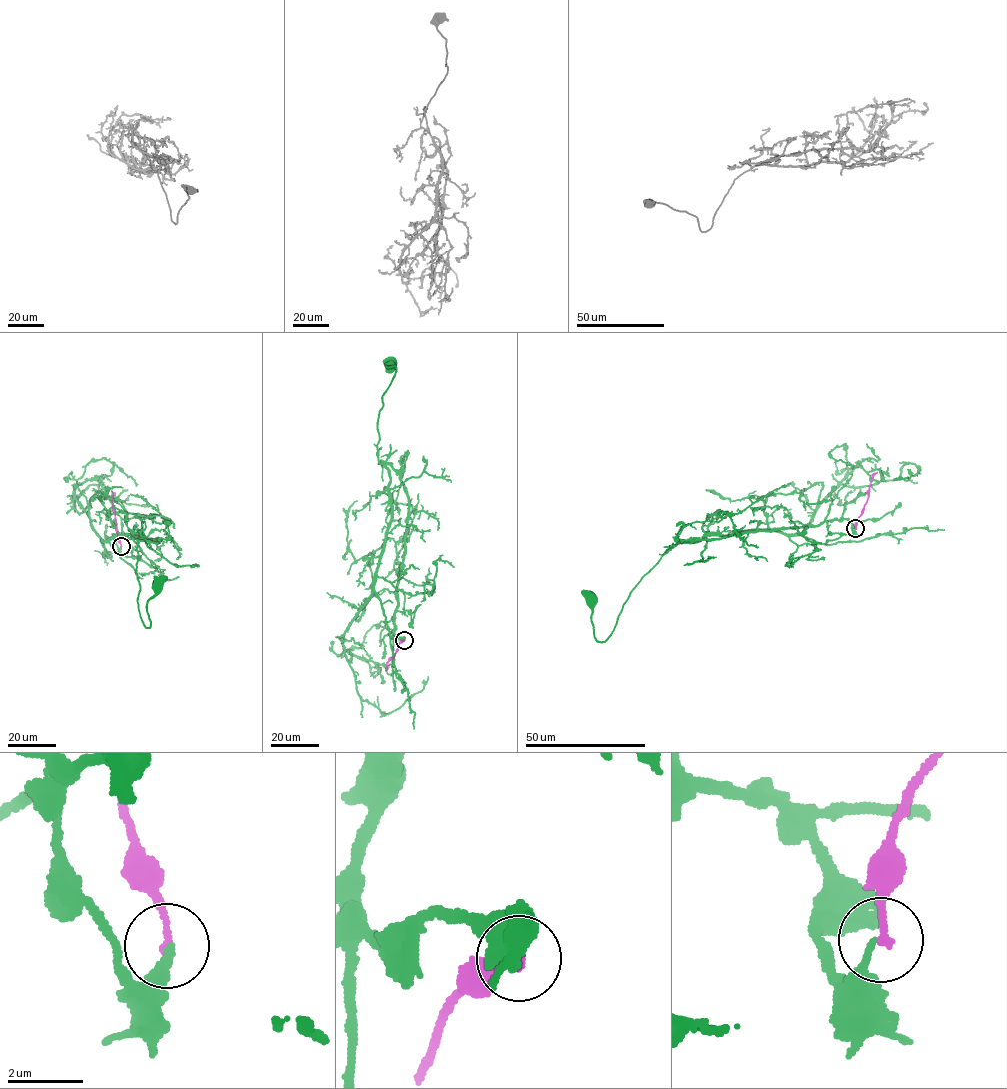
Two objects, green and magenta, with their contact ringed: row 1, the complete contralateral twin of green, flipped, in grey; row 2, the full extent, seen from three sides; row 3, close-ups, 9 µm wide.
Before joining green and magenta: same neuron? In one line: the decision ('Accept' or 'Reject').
Reject

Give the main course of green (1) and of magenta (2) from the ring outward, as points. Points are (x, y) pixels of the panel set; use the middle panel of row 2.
1: (404, 640), (394, 636), (409, 502), (399, 471), (380, 463), (377, 448), (391, 367)
2: (404, 640), (387, 662), (385, 670)

